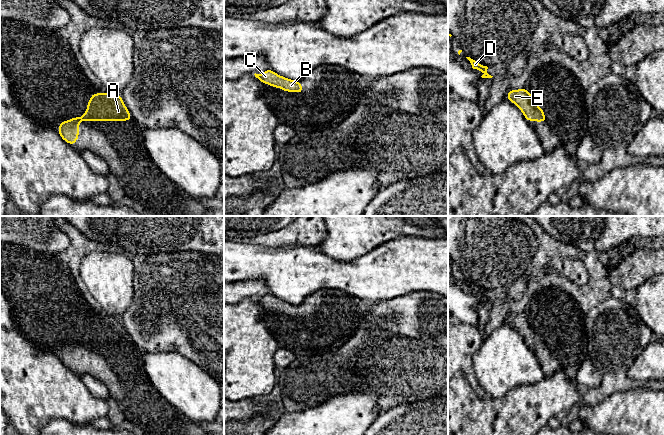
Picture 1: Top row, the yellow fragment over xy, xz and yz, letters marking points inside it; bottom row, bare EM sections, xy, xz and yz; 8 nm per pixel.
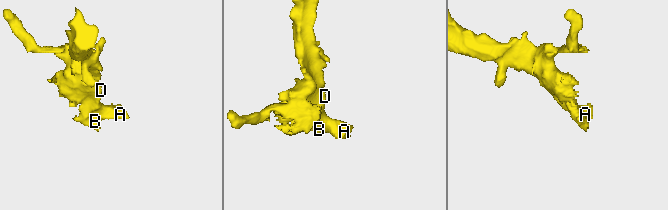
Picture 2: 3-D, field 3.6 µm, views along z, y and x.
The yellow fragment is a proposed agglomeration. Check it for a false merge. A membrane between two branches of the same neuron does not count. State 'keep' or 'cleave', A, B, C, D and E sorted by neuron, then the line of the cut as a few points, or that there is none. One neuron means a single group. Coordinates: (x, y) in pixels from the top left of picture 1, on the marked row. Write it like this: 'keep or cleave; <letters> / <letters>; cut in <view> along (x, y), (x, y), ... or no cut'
keep; A B C D E; no cut

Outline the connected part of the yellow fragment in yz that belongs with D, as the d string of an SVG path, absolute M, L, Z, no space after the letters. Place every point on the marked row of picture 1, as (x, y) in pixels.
M466 57L466 58L470 61L473 69L477 69L479 72L480 71L484 72L484 74L481 76L482 78L492 78L493 77L487 73L487 69L488 69L487 66L484 66L478 63L477 61L471 59L470 57Z

